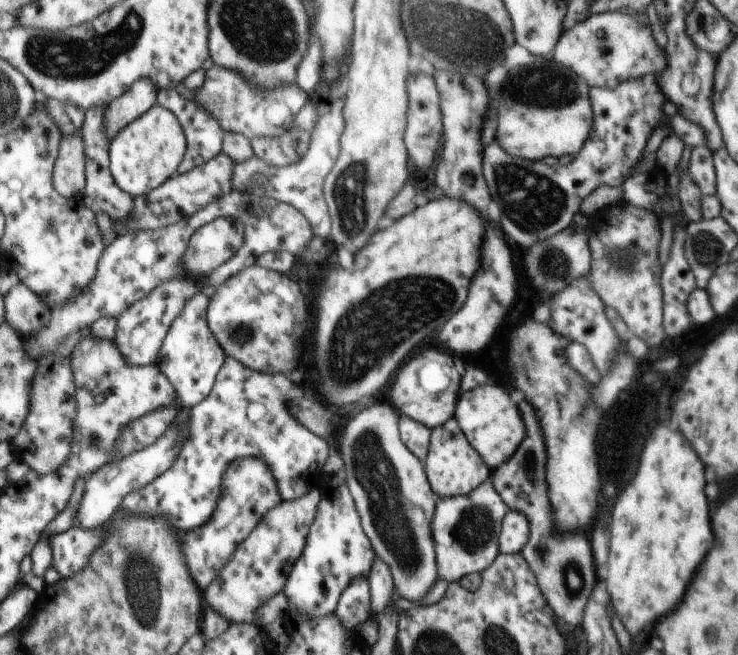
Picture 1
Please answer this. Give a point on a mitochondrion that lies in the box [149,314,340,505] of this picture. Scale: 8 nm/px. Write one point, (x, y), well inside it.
(239, 334)

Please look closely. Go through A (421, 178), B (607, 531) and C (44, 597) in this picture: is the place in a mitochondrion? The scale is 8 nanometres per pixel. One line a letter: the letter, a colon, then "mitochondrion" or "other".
A: other
B: other
C: other

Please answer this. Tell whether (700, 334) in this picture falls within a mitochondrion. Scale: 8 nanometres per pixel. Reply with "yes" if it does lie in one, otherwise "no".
no

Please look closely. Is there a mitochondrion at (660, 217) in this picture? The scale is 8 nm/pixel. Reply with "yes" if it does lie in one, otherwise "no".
no

